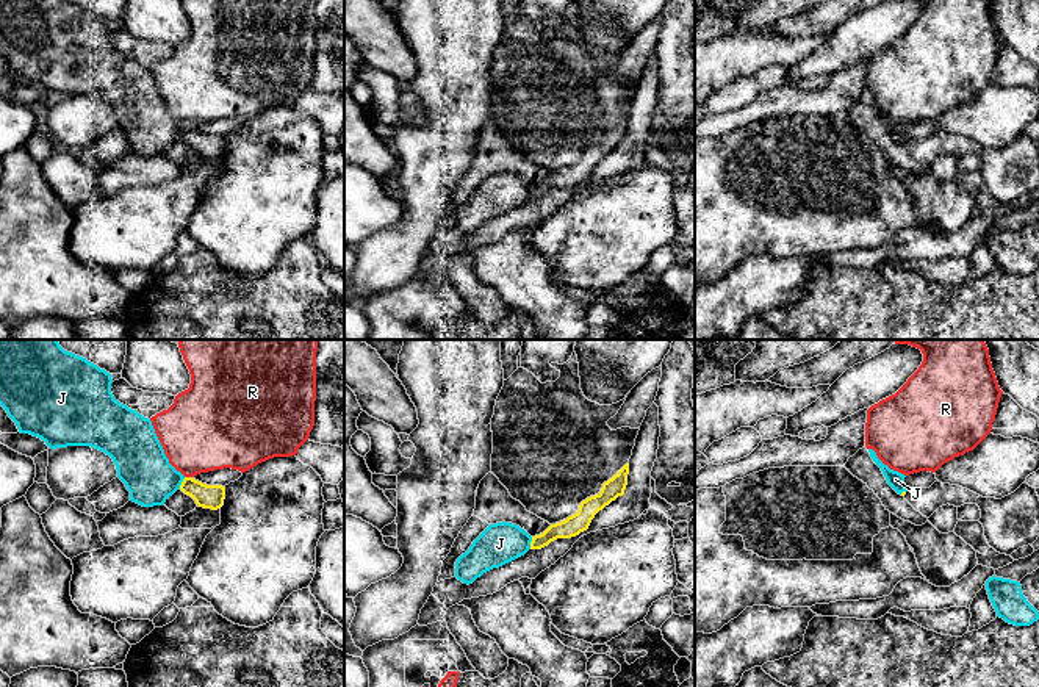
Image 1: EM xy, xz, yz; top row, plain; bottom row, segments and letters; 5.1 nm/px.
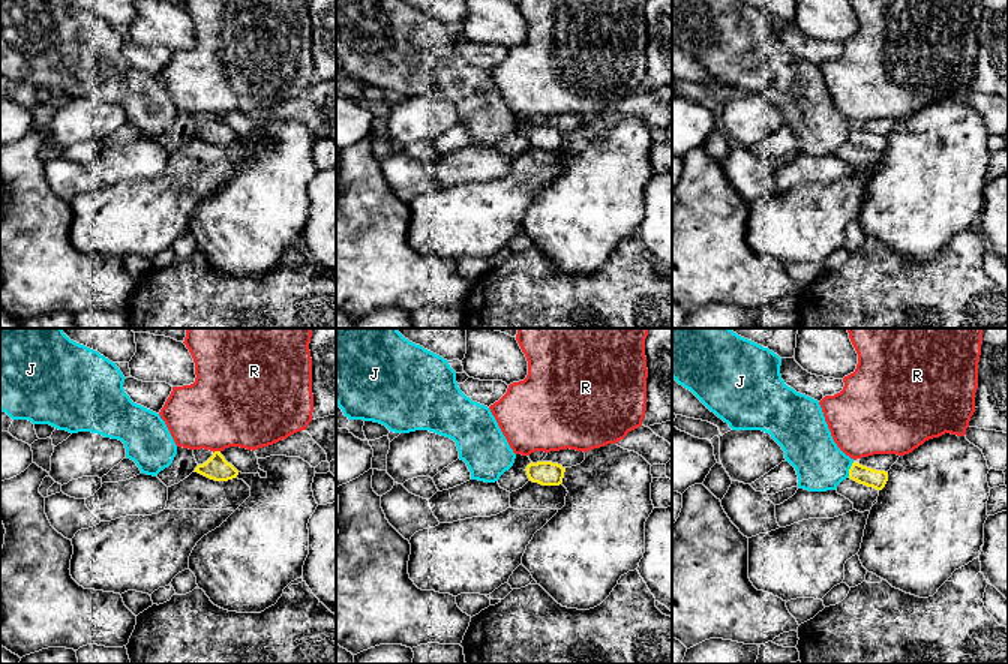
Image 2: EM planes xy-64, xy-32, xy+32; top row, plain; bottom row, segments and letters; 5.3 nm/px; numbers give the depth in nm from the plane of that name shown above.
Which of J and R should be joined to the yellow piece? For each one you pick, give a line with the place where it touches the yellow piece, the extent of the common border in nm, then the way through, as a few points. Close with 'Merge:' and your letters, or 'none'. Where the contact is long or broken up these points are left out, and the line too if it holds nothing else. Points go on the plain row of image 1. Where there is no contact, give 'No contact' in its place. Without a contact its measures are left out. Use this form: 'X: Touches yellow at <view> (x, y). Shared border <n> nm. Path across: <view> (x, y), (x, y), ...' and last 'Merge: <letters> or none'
Merge: none

